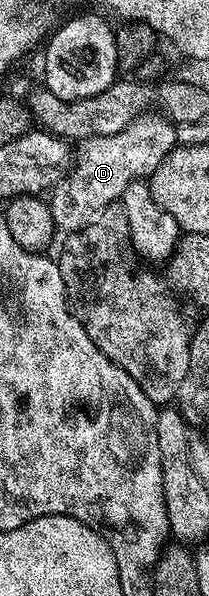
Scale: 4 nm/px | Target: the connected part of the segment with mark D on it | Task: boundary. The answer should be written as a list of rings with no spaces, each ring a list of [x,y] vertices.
[[[148,112],[121,132],[113,132],[113,136],[86,139],[83,155],[78,155],[71,173],[59,183],[55,199],[50,199],[56,227],[67,234],[77,233],[101,212],[116,205],[129,184],[146,179],[171,155],[177,145],[175,128],[176,123],[170,118]]]

